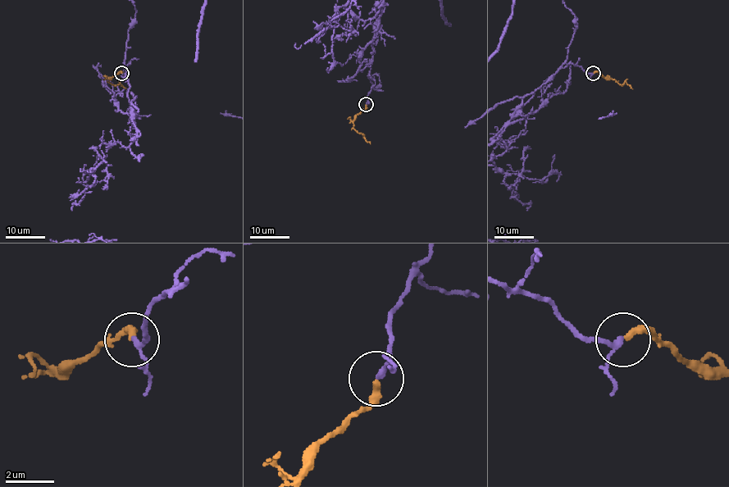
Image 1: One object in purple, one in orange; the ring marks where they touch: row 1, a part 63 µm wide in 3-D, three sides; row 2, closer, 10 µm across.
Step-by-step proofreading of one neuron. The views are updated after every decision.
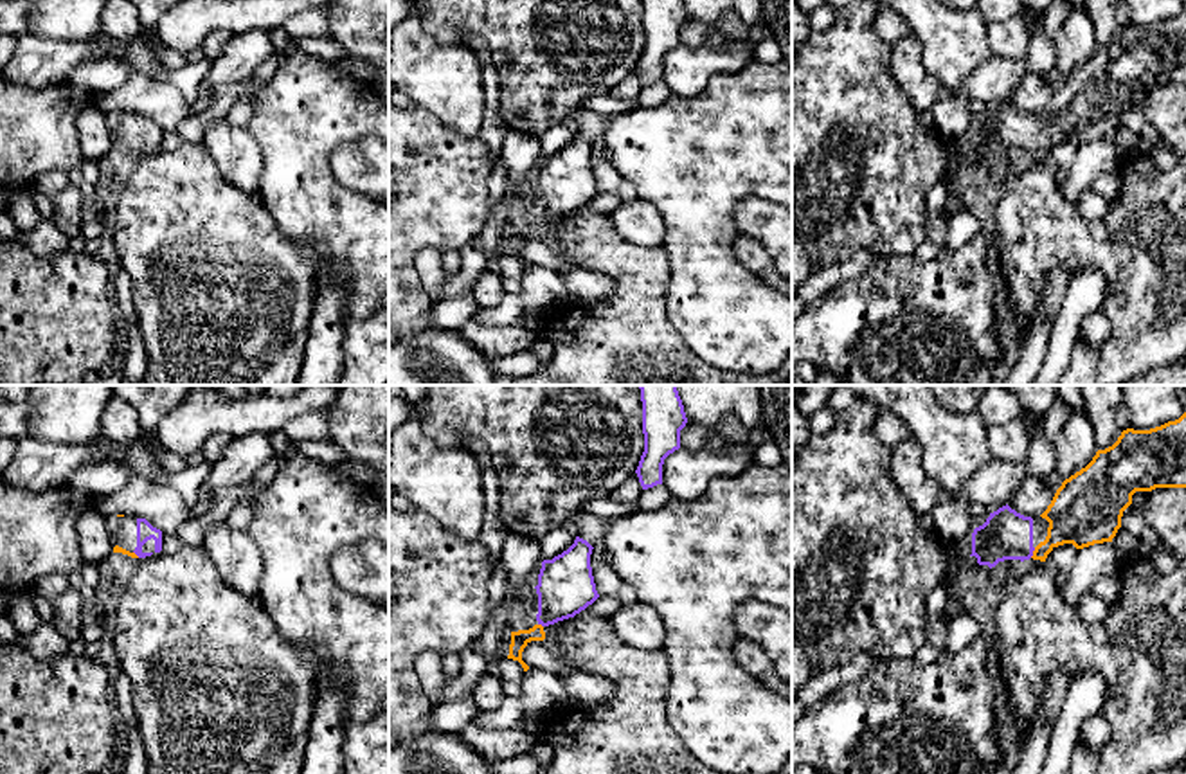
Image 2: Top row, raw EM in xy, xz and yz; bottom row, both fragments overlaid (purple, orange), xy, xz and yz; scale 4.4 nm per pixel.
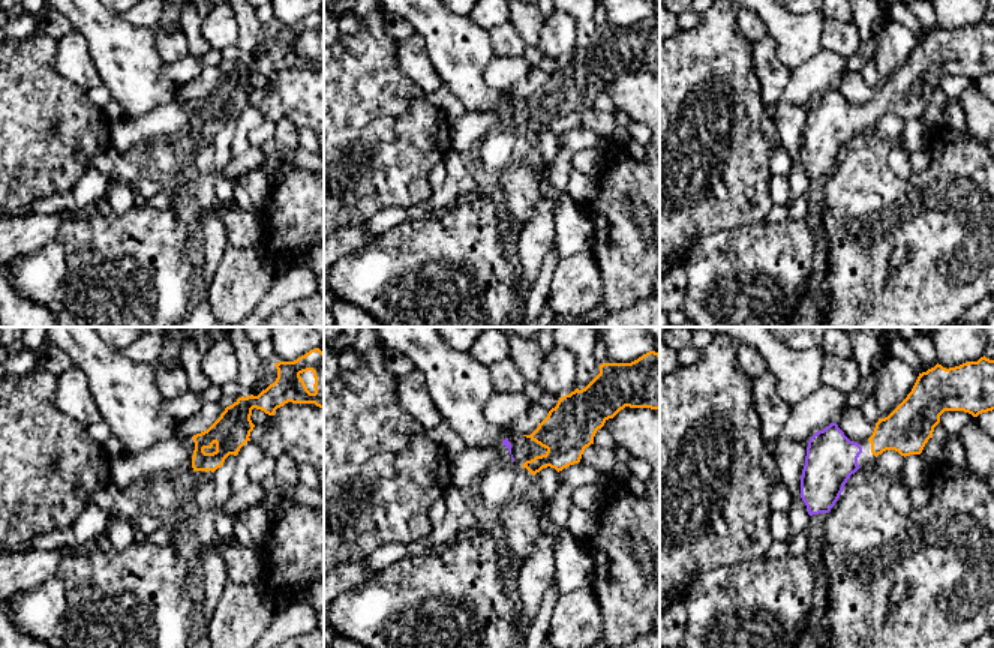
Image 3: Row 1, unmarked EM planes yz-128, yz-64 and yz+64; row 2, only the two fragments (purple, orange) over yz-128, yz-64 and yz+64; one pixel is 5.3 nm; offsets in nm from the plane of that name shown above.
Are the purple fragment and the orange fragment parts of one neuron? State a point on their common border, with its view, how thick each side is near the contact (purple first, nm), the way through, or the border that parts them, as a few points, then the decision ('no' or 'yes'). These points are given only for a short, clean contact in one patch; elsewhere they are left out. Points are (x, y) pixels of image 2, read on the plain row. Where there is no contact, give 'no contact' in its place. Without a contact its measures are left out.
contact yz (1032, 150); calibres 220 and 240 nm; way yz (1006, 132), (1032, 150), (1075, 114); yes

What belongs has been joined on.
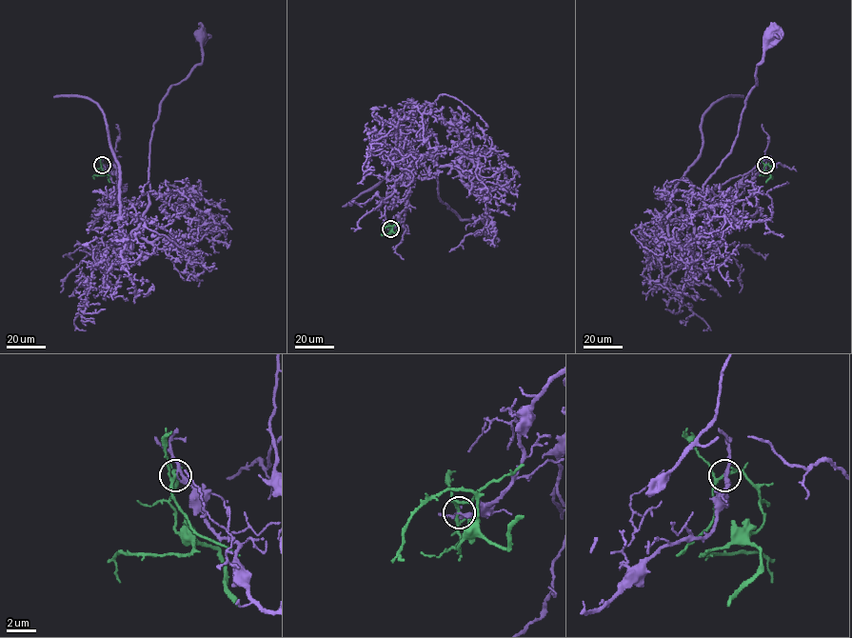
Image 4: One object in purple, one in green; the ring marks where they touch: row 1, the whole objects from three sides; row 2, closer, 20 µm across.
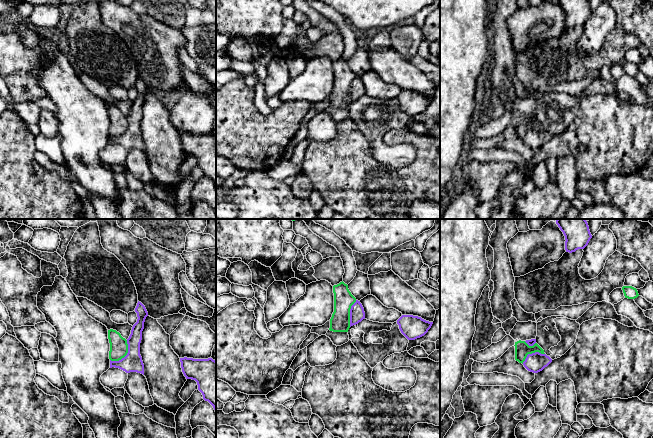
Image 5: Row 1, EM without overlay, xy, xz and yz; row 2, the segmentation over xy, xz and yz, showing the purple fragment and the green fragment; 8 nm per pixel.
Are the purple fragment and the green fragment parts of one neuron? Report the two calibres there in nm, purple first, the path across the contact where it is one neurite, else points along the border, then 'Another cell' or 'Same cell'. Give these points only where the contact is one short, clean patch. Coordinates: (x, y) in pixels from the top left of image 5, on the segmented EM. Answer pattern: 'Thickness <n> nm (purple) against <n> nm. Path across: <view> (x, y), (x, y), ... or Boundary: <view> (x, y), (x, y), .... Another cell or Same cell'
Thickness 160 nm (purple) against 140 nm. Boundary: xy (127, 340), (127, 353), (120, 359), (111, 361). Another cell

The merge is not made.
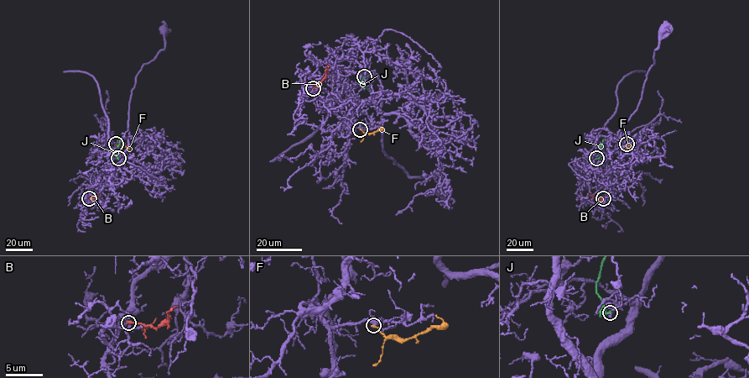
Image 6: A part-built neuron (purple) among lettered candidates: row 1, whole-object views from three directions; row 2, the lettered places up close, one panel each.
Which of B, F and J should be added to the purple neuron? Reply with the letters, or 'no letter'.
no letter

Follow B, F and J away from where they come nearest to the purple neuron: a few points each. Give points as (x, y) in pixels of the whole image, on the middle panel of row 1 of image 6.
B: (313, 88), (321, 82), (326, 65)
F: (361, 129), (372, 133), (380, 129), (379, 126)
J: (364, 77), (360, 86), (368, 90)

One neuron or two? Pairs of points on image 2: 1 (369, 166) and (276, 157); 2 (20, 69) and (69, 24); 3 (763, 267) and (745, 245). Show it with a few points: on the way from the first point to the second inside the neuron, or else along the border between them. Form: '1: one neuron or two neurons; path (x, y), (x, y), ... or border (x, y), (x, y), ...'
1: two neurons; border (364, 135), (332, 155), (332, 173), (360, 193)
2: two neurons; border (29, 31), (65, 40), (94, 38)
3: one neuron; path (758, 261), (747, 251)

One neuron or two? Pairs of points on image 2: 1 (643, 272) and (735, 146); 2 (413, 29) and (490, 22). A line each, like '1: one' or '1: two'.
1: two
2: two

